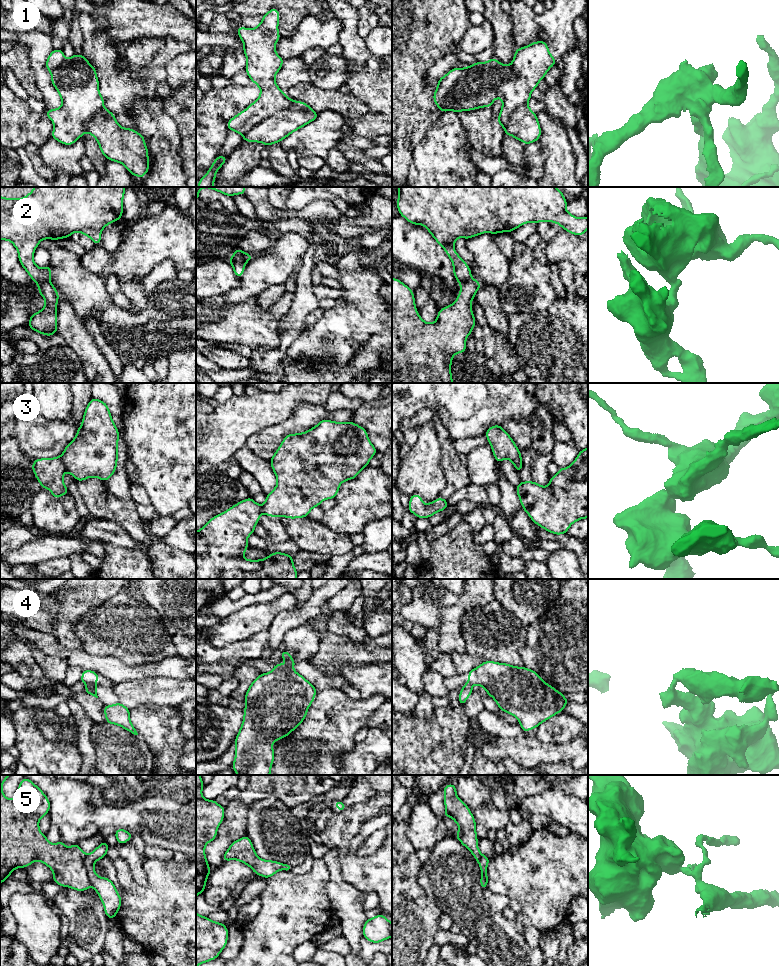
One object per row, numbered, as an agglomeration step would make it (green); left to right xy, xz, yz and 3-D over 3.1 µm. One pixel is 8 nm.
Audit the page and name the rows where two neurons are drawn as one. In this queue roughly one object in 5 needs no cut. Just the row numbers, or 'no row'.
1, 2, 3, 4, 5

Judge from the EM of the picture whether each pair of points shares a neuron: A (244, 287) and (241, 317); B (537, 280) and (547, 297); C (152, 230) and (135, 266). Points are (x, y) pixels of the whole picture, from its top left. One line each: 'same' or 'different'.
A: different
B: same
C: same

